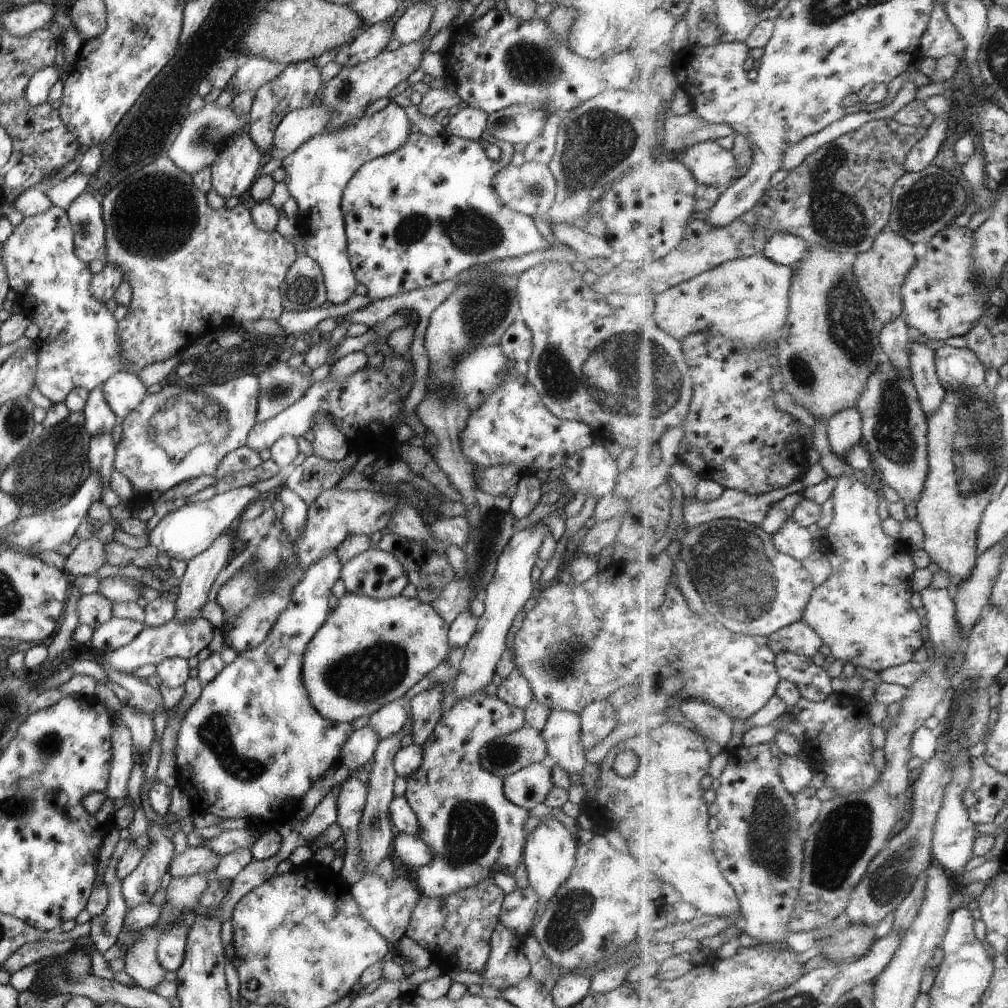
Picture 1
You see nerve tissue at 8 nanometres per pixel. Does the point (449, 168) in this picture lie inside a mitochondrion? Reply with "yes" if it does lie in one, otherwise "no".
no

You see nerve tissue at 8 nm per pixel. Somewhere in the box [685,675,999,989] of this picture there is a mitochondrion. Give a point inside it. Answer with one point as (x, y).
(839, 841)

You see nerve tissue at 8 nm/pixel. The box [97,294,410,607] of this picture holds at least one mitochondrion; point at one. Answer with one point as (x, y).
(182, 426)

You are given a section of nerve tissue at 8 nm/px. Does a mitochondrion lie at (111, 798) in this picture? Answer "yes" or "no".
no

